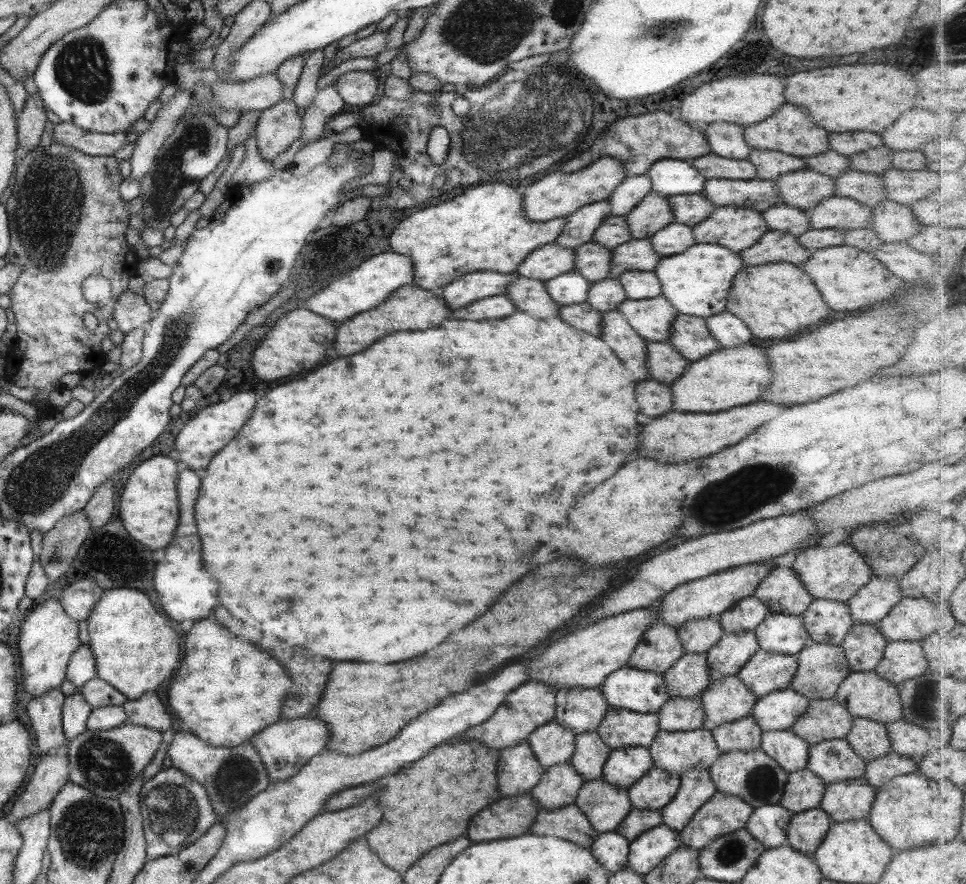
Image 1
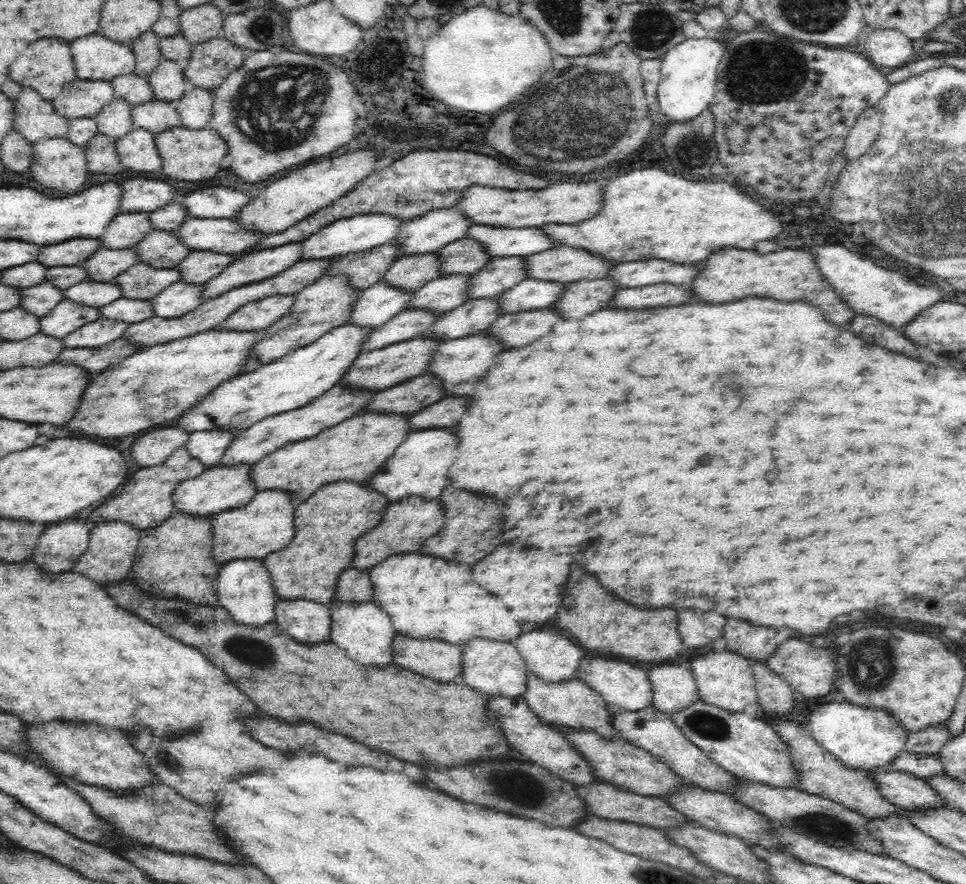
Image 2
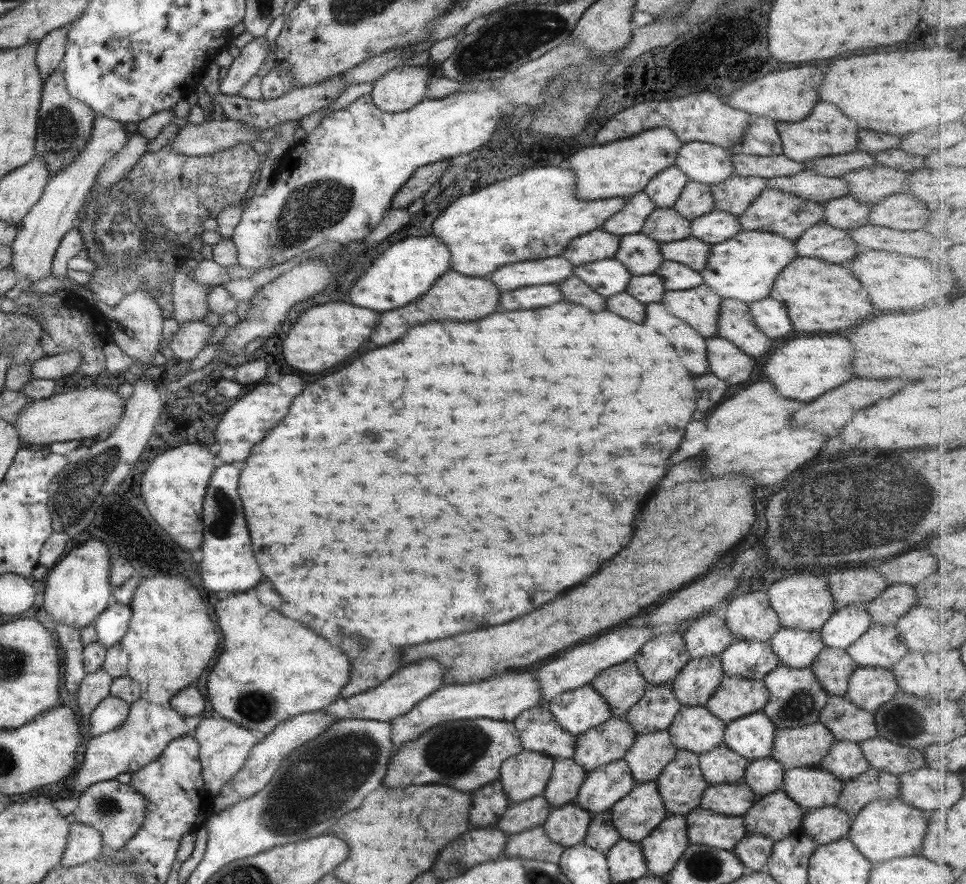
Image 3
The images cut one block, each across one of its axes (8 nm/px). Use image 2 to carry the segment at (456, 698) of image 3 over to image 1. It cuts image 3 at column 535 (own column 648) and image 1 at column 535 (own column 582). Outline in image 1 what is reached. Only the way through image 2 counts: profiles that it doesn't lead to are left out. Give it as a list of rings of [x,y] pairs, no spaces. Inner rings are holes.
[[[650,606],[609,616],[583,626],[546,645],[541,654],[526,664],[526,678],[549,685],[555,691],[599,688],[610,672],[626,666],[637,639],[649,625],[657,623],[658,620],[656,607]]]

